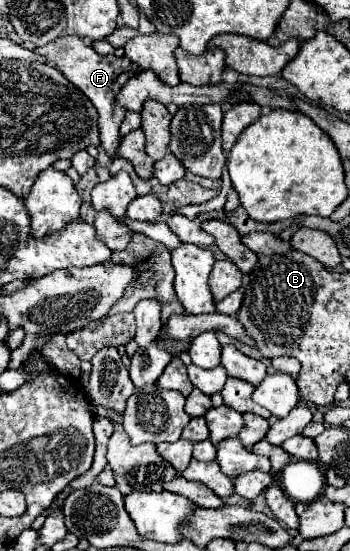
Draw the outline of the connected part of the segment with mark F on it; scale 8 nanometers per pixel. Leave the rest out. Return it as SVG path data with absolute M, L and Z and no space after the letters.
M60 37L60 39L56 39L56 41L40 47L40 49L36 47L34 51L44 57L44 63L56 67L70 83L74 83L74 87L78 87L92 101L92 105L96 107L96 111L100 115L98 127L100 127L102 149L106 151L106 155L110 159L114 159L116 153L118 153L118 145L120 145L118 129L120 129L120 123L122 123L124 113L126 113L126 109L118 107L114 103L114 99L116 99L122 83L128 81L132 75L140 73L142 69L136 63L128 61L128 57L116 57L114 53L104 55L104 57L98 55L92 49L92 45L88 41L84 41L84 39L80 39L80 37Z

